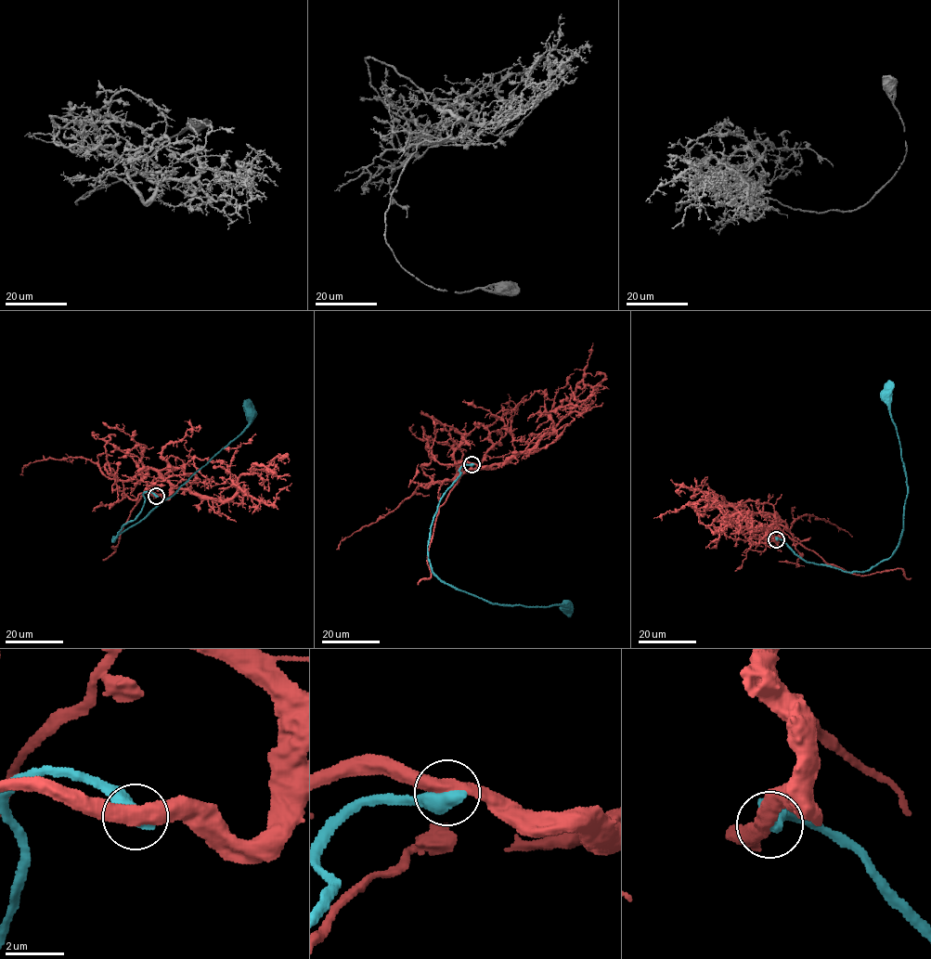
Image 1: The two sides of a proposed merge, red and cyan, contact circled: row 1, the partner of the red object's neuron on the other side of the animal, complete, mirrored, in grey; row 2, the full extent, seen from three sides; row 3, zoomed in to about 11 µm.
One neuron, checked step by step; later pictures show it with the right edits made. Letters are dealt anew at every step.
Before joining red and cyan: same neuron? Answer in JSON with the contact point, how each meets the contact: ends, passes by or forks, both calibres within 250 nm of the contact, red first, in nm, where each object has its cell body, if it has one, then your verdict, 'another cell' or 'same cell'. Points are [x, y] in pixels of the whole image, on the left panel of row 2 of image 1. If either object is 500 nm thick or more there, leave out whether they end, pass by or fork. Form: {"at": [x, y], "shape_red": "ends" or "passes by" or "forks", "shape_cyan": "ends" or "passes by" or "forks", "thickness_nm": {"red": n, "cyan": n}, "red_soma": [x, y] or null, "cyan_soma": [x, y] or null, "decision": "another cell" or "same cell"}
{"at": [156, 496], "thickness_nm": {"red": 480, "cyan": 600}, "red_soma": null, "cyan_soma": [251, 414], "decision": "another cell"}

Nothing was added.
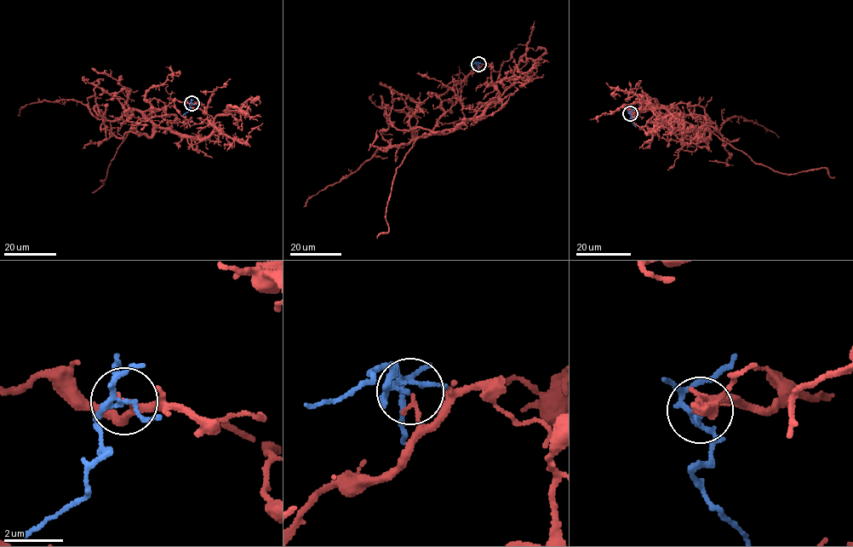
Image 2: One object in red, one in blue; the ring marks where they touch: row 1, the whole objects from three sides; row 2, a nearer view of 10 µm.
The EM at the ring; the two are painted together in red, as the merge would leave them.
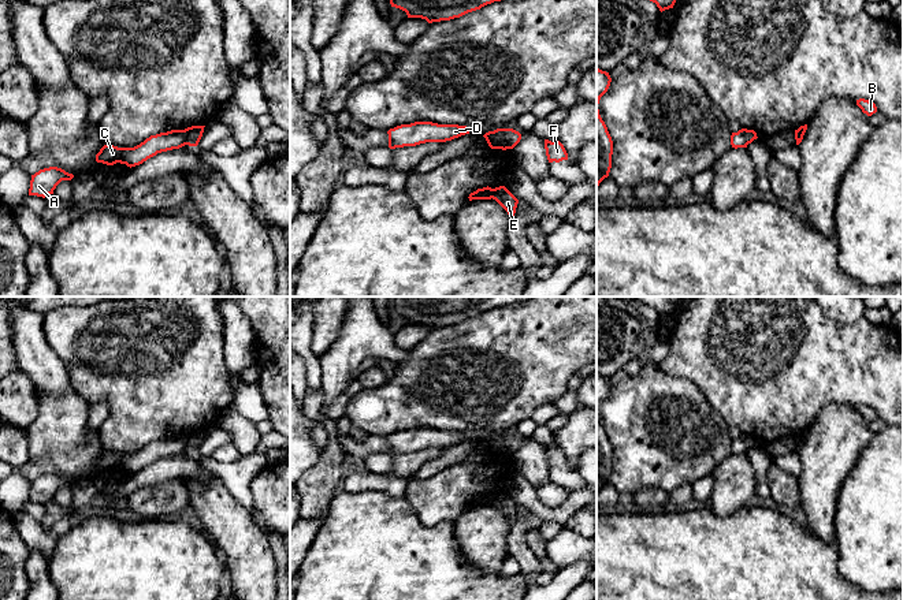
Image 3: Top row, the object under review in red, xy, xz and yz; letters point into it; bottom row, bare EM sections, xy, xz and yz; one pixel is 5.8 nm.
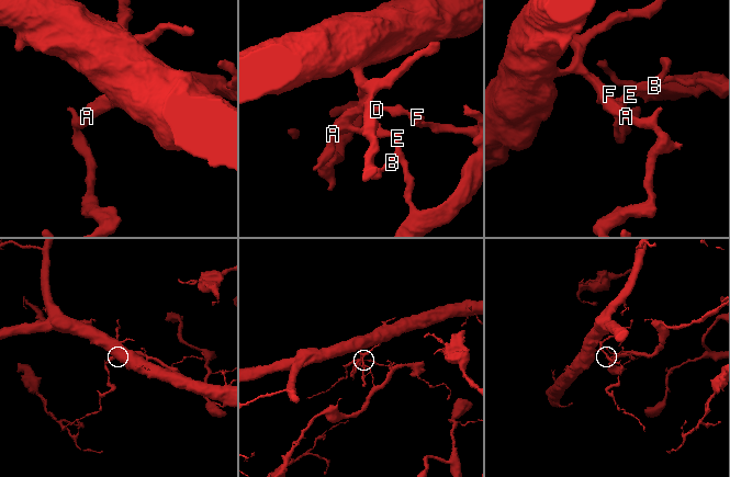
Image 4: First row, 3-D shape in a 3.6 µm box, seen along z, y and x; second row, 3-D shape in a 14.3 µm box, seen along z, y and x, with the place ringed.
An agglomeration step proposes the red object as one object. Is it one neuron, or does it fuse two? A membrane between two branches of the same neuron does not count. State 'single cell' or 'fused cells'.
fused cells

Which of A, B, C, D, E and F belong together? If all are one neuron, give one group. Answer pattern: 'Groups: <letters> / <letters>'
Groups: A C D F / B E

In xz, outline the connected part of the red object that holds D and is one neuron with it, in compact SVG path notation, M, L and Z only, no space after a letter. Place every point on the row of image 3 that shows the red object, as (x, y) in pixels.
M415 122L387 131L389 148L416 146L426 142L446 142L469 134L467 126Z

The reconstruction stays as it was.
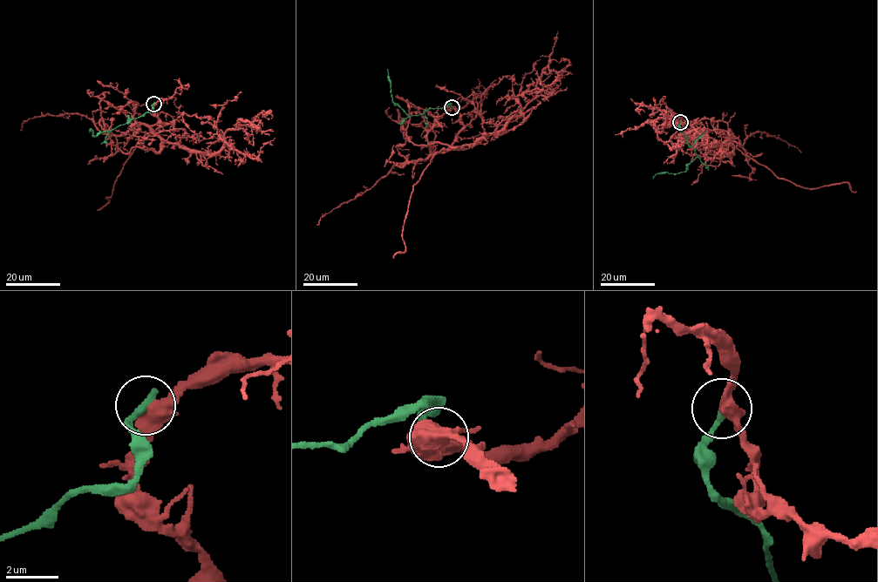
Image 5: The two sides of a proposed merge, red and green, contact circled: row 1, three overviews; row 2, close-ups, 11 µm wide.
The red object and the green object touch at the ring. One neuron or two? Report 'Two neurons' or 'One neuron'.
Two neurons

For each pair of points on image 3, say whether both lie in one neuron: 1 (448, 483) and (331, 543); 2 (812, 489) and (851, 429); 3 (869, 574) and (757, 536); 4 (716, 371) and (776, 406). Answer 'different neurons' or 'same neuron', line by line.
1: different neurons
2: same neuron
3: different neurons
4: same neuron

